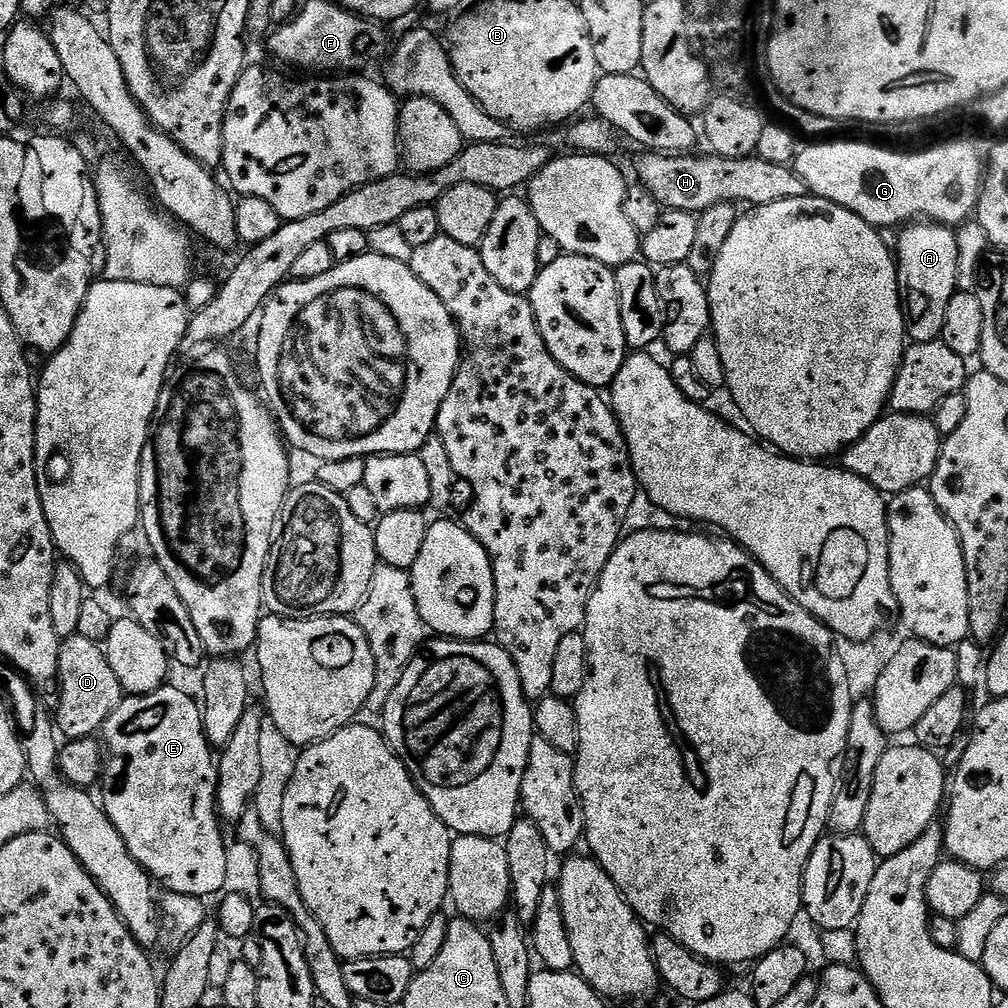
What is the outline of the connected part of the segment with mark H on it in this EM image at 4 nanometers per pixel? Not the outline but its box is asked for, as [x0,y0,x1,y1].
[636,150,809,214]

